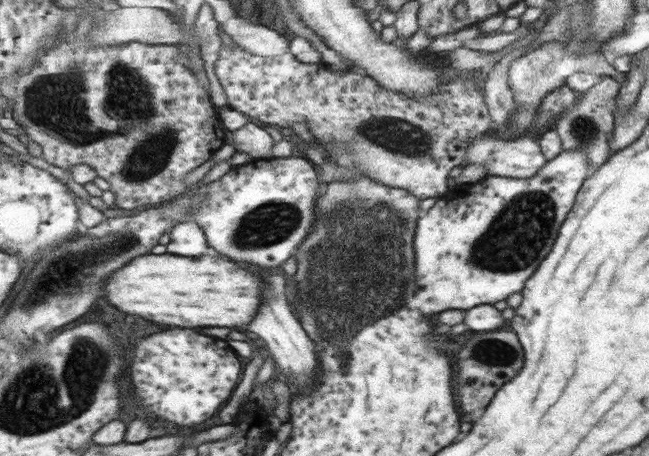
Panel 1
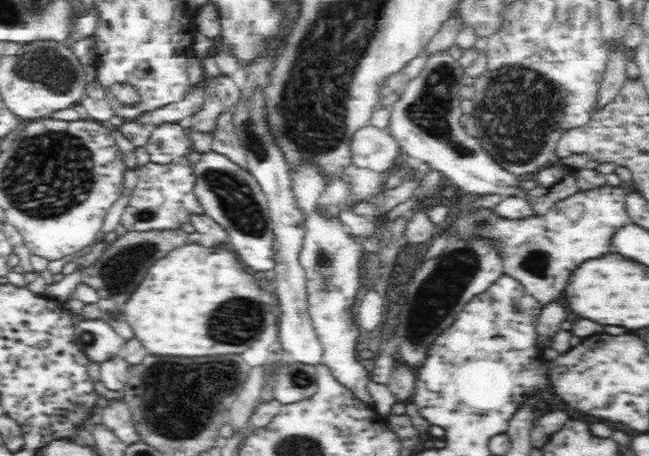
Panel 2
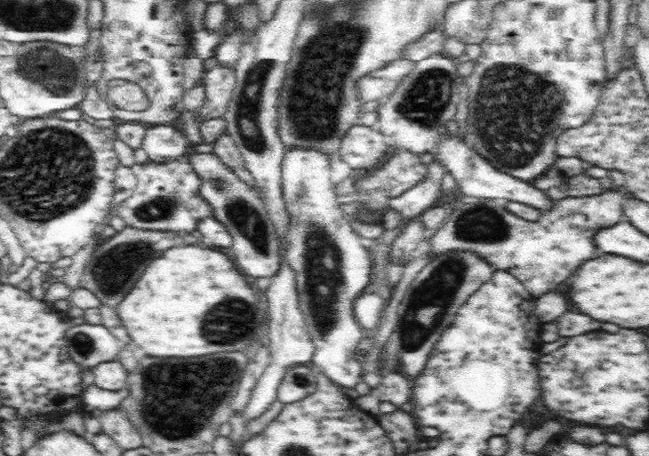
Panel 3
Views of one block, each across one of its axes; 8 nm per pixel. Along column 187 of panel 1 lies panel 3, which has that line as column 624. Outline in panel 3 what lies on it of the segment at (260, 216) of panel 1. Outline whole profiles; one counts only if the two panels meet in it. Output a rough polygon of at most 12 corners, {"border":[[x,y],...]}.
{"border":[[621,189],[566,197],[536,222],[504,199],[449,211],[430,254],[471,252],[534,298],[624,221]]}

